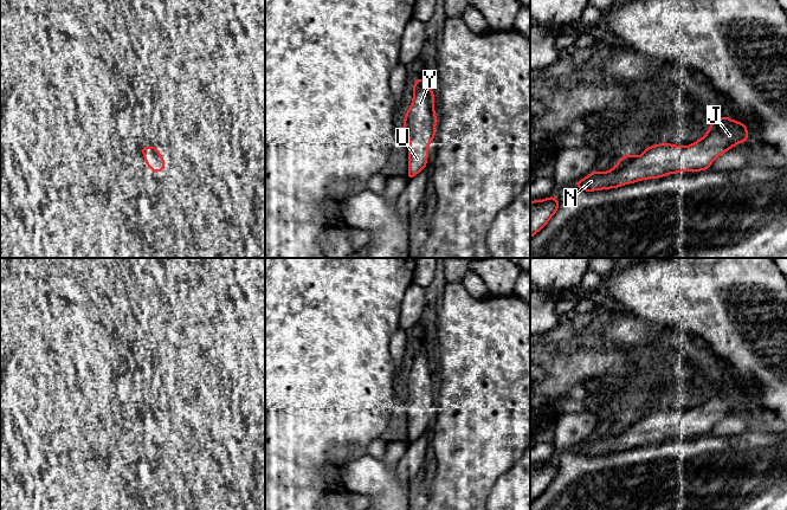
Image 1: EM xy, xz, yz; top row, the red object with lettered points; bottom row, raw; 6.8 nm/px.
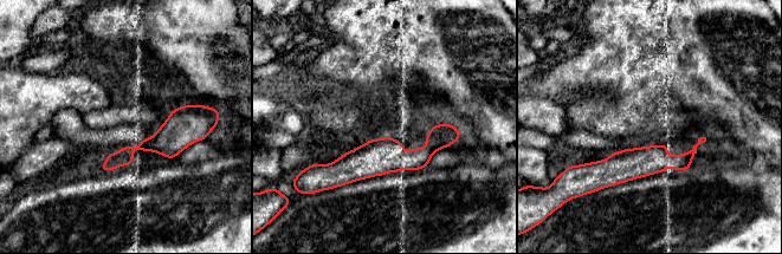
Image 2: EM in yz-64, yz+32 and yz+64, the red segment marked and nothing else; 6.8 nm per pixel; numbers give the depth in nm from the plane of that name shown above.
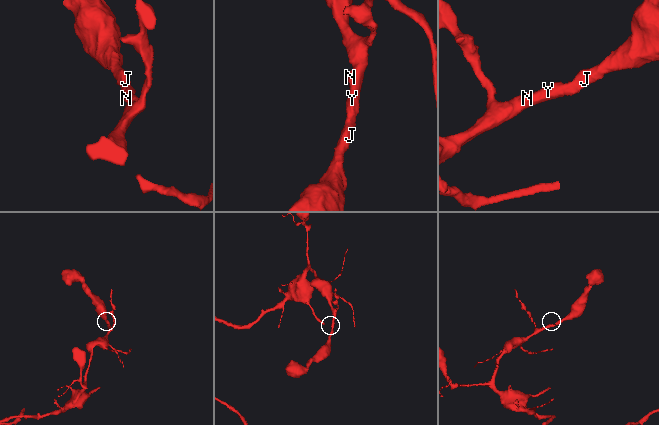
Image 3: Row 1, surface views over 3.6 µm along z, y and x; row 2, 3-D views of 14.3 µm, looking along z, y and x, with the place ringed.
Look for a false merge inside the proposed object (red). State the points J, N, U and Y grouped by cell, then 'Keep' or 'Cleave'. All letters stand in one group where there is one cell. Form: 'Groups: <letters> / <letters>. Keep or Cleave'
Groups: J N U Y. Keep

